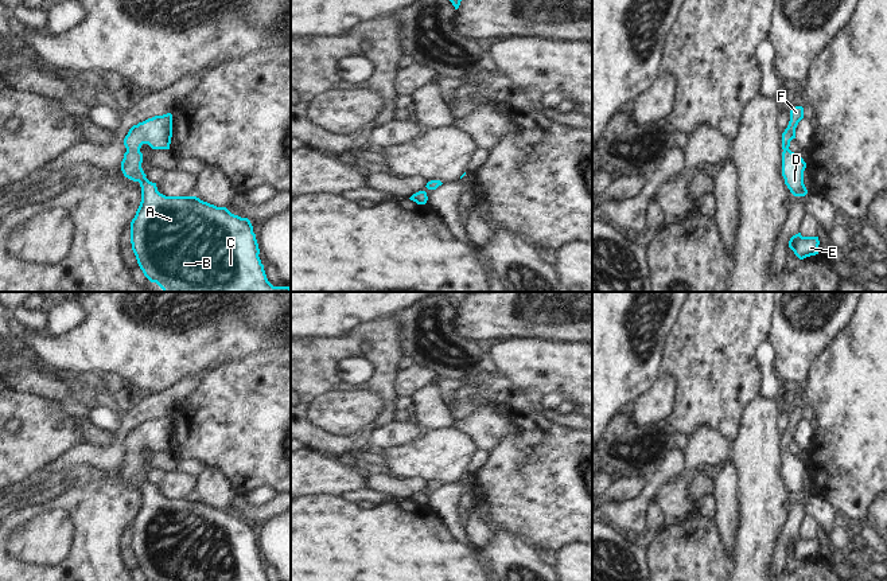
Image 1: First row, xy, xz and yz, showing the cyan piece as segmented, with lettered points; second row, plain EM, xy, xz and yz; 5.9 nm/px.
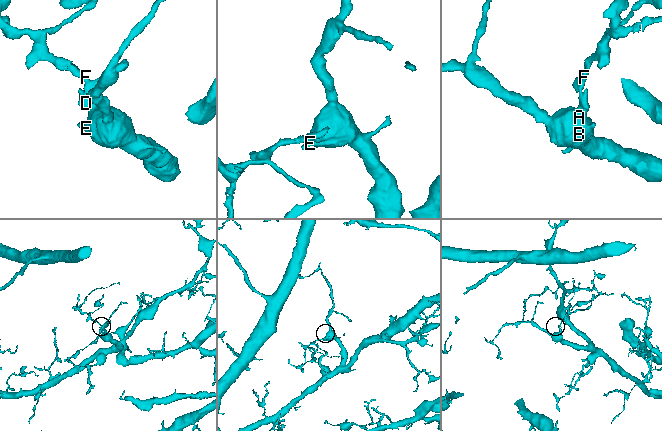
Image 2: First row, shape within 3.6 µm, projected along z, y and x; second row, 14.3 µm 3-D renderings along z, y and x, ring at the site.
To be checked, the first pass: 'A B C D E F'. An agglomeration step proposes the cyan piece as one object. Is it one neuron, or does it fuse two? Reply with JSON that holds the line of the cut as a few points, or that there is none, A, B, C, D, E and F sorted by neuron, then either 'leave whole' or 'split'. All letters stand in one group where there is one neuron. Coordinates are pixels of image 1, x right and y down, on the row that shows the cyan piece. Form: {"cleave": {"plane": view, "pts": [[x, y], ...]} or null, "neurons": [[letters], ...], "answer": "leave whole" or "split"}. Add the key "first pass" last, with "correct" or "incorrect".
{"cleave": null, "neurons": [["A", "B", "C", "D", "E", "F"]], "answer": "leave whole", "first pass": "correct"}

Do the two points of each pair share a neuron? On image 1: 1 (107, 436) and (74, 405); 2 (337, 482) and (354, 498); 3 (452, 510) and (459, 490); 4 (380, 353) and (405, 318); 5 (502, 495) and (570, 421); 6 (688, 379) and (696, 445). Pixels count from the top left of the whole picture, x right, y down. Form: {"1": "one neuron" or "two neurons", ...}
{"1": "one neuron", "2": "two neurons", "3": "one neuron", "4": "two neurons", "5": "two neurons", "6": "two neurons"}

